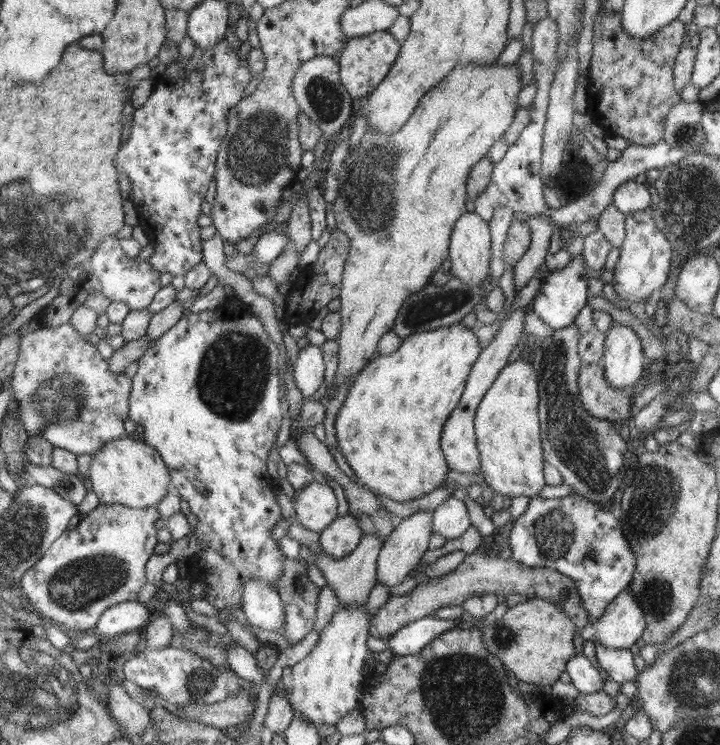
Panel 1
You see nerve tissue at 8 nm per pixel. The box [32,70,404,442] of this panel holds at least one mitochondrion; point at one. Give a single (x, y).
(232, 378)

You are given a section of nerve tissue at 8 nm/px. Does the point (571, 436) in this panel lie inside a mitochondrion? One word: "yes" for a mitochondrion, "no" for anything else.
yes

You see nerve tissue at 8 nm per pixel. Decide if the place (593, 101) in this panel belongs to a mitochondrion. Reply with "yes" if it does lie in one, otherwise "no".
no

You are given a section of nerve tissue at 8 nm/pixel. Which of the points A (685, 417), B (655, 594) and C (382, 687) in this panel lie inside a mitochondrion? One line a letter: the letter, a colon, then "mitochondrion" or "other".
A: other
B: mitochondrion
C: other

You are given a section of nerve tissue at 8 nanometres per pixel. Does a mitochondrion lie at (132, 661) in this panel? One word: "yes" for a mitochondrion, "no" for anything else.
no

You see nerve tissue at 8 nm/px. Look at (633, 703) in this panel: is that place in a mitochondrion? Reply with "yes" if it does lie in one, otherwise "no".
no

